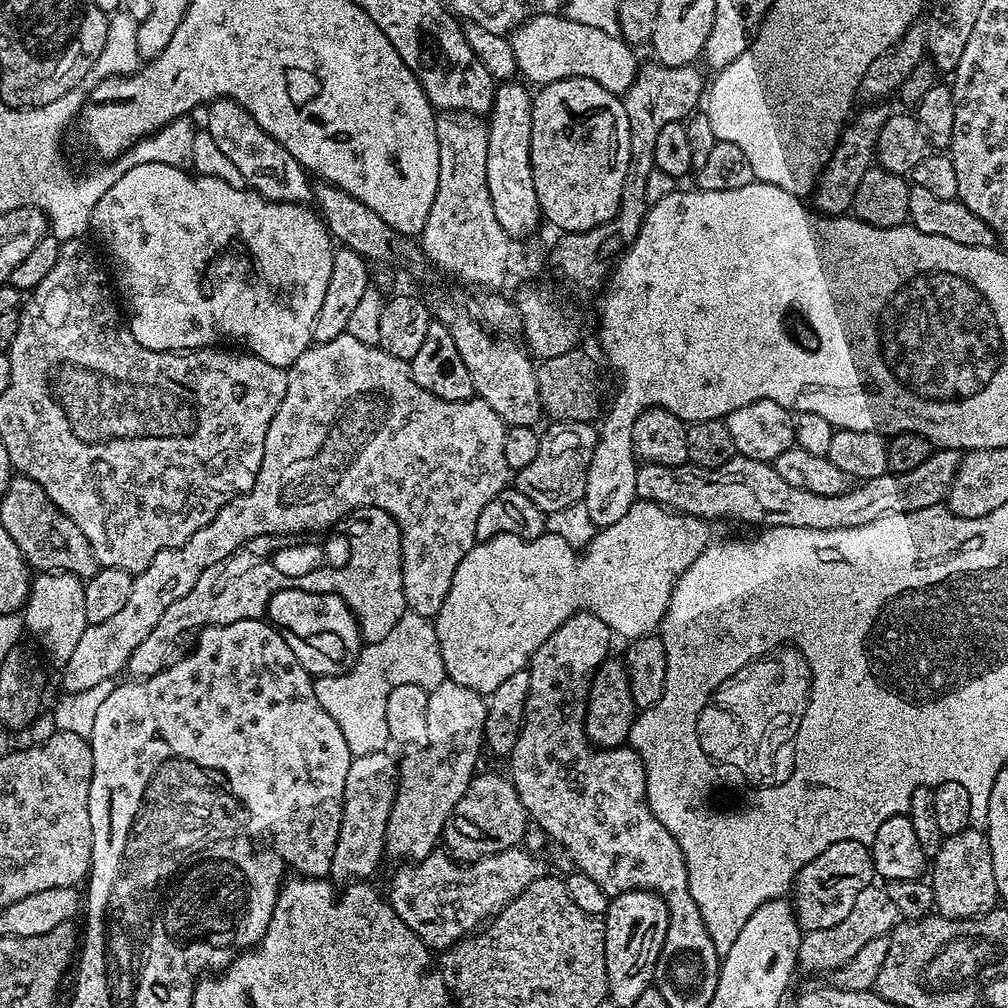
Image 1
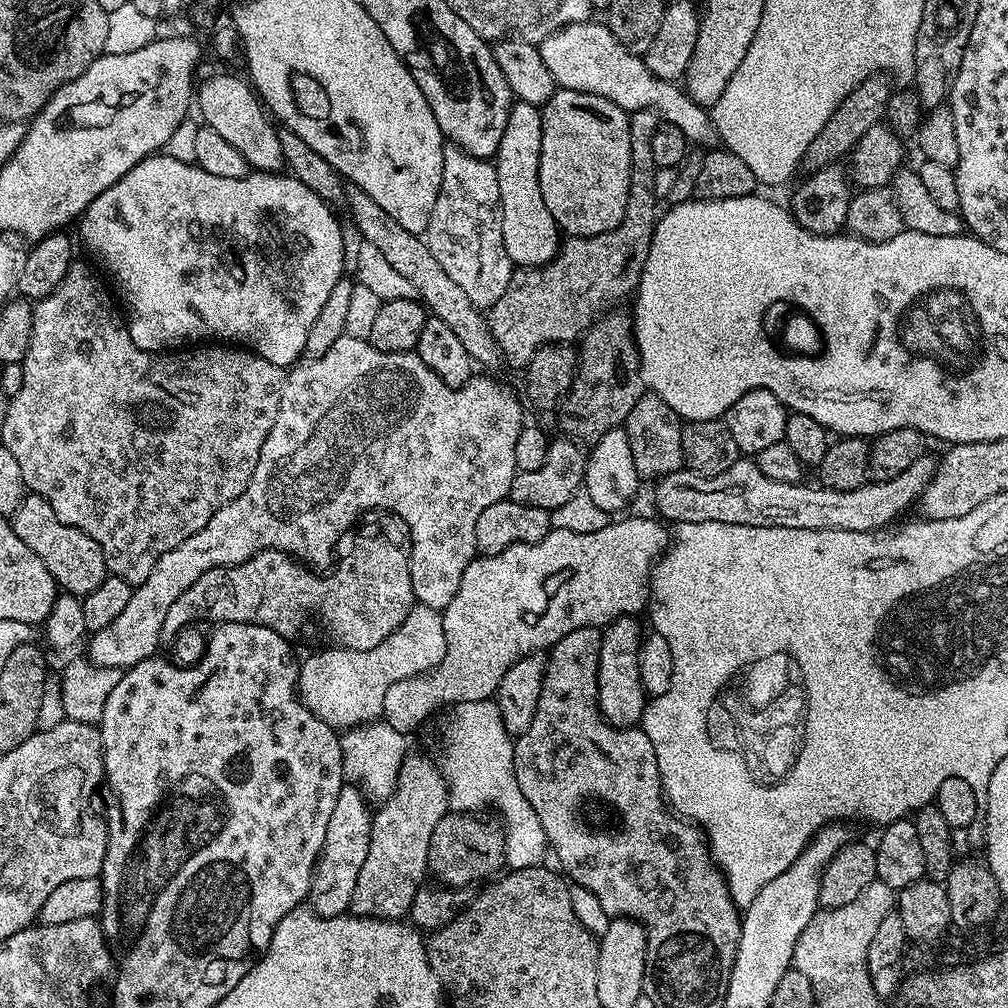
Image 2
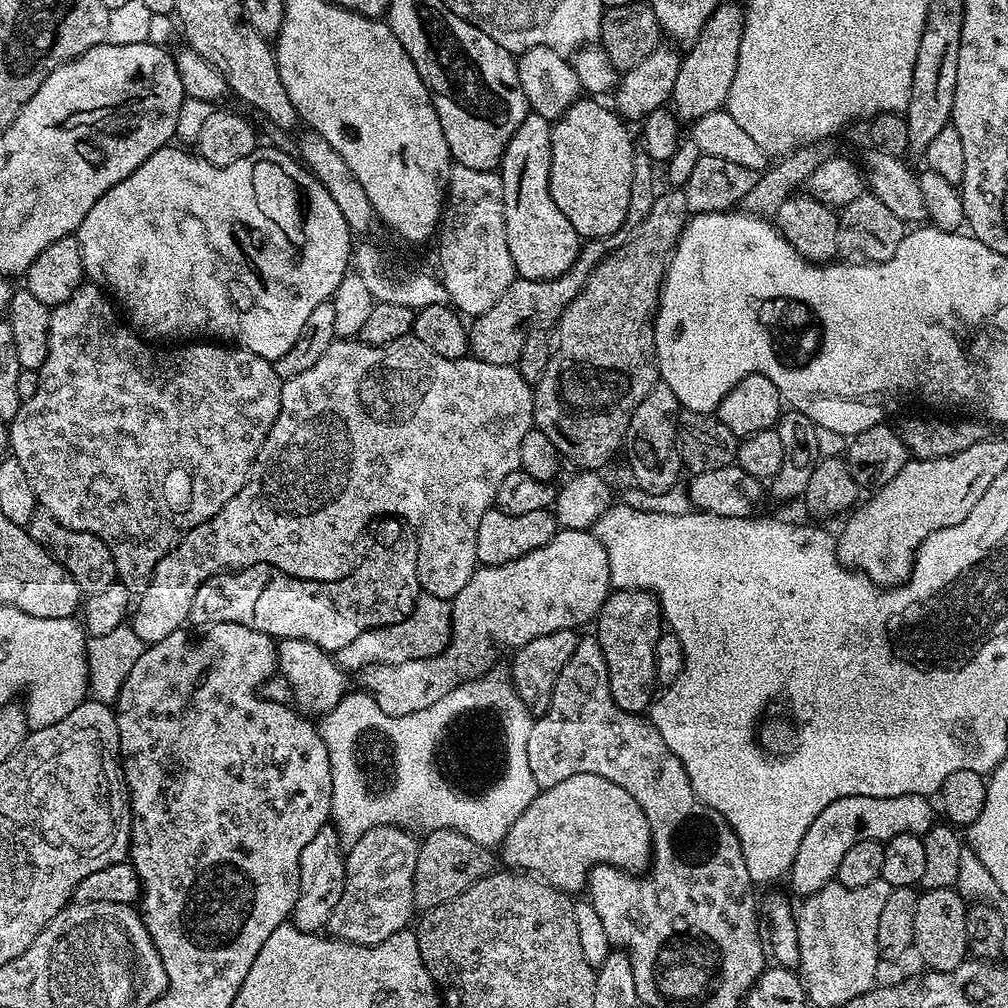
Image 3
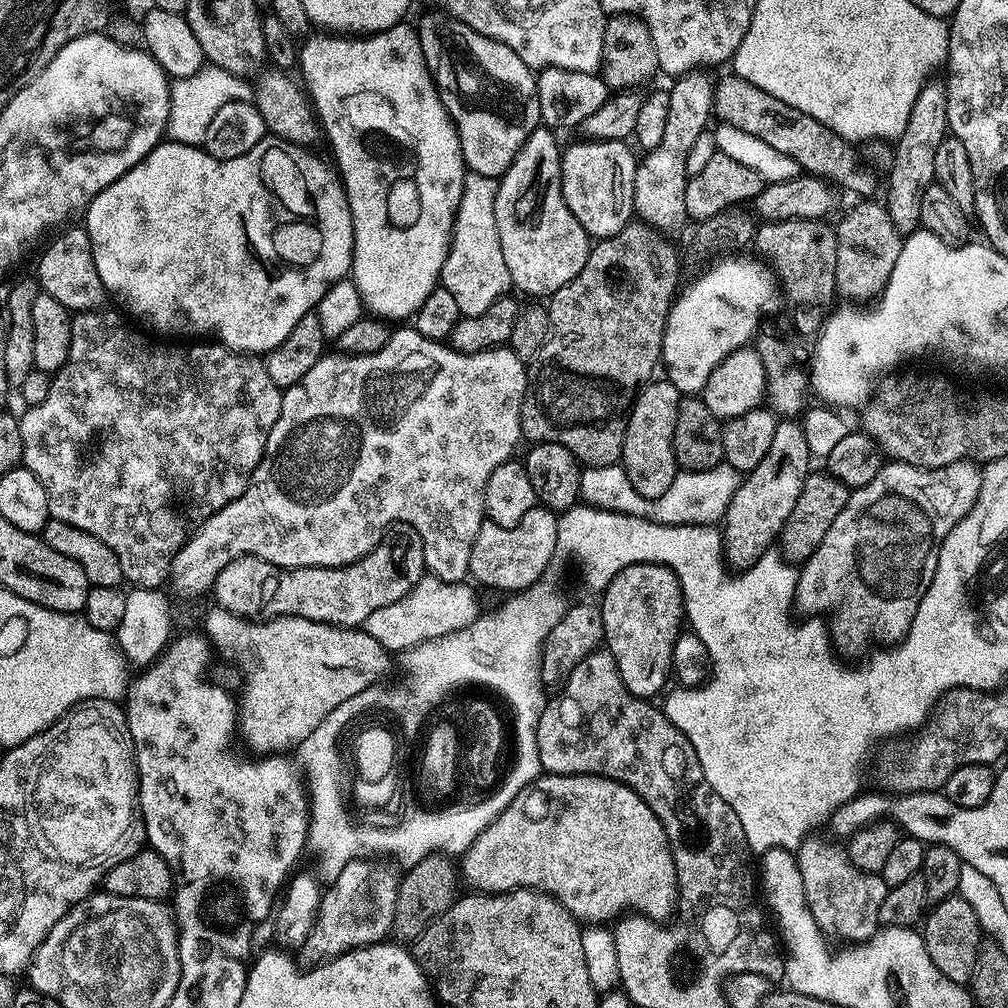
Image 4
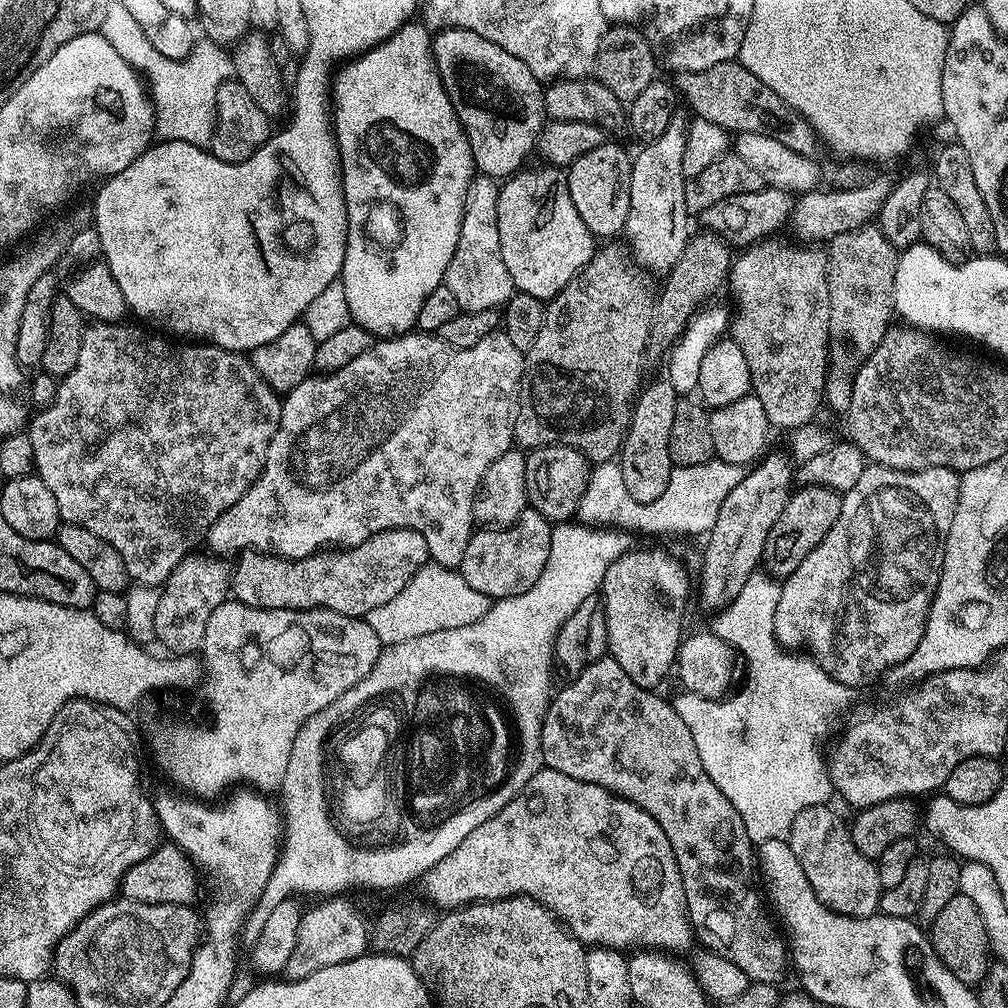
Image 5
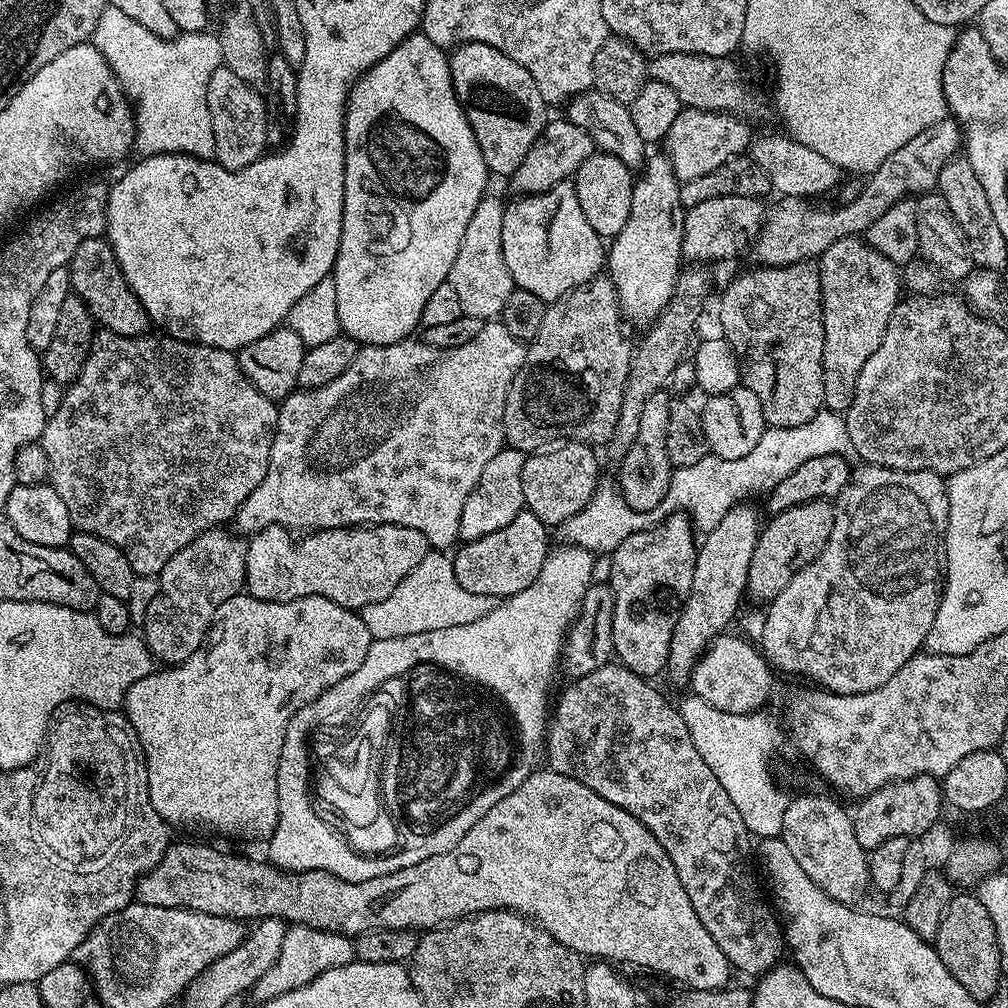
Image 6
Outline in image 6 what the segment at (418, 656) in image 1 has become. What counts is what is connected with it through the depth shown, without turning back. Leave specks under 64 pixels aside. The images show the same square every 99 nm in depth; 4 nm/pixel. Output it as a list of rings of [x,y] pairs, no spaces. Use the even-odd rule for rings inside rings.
[[[429,550],[426,558],[394,586],[390,598],[382,602],[370,602],[359,609],[366,630],[370,630],[373,640],[382,638],[402,638],[406,634],[422,634],[422,630],[442,630],[442,626],[466,626],[466,622],[478,622],[498,603],[497,597],[486,594],[470,594],[458,582],[454,574],[452,556],[440,550]]]

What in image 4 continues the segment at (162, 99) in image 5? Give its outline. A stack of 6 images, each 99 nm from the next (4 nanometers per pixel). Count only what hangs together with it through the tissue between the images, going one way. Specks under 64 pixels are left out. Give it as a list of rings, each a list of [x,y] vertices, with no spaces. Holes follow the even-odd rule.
[[[205,66],[195,75],[185,79],[173,79],[170,87],[172,93],[170,94],[167,135],[171,139],[177,140],[179,144],[195,144],[197,146],[203,145],[210,121],[213,120],[214,114],[218,114],[218,110],[222,110],[222,106],[226,106],[226,102],[251,97],[254,92],[253,85],[247,79],[211,66]]]

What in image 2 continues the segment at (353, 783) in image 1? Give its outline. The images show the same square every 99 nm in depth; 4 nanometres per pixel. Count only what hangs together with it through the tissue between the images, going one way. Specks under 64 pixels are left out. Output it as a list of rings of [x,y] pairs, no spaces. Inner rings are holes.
[[[345,786],[334,802],[330,822],[326,826],[326,842],[316,858],[316,868],[312,871],[312,885],[308,900],[313,912],[318,916],[343,916],[351,909],[354,886],[358,882],[358,870],[366,860],[366,850],[370,848],[373,809],[363,792],[355,786]]]

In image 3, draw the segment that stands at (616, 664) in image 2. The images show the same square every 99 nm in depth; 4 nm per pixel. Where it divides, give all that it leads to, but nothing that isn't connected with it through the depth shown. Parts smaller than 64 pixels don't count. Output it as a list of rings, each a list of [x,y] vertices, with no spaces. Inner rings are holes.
[[[620,588],[609,592],[600,614],[594,621],[594,635],[606,658],[610,694],[614,702],[627,712],[644,714],[654,699],[652,687],[657,687],[654,650],[662,631],[660,602],[643,588]]]

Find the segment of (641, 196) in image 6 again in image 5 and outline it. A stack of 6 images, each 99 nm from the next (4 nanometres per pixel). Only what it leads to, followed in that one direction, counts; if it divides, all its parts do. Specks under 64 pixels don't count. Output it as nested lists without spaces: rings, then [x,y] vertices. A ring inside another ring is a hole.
[[[676,111],[670,118],[670,126],[656,140],[647,141],[640,153],[632,156],[632,173],[630,174],[630,210],[628,221],[624,223],[627,243],[631,246],[641,264],[647,269],[662,274],[672,268],[682,252],[686,250],[690,229],[688,220],[690,213],[686,210],[686,190],[684,189],[685,175],[682,170],[682,154],[686,154],[690,120],[683,116],[683,111]]]

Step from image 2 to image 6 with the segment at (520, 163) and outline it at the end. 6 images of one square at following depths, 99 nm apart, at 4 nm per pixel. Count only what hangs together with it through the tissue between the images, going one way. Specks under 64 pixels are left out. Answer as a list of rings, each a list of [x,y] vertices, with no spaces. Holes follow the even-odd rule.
[[[572,180],[558,182],[537,196],[513,201],[505,207],[502,218],[502,254],[515,287],[551,302],[601,275],[606,264],[606,244],[594,226],[586,222]]]

